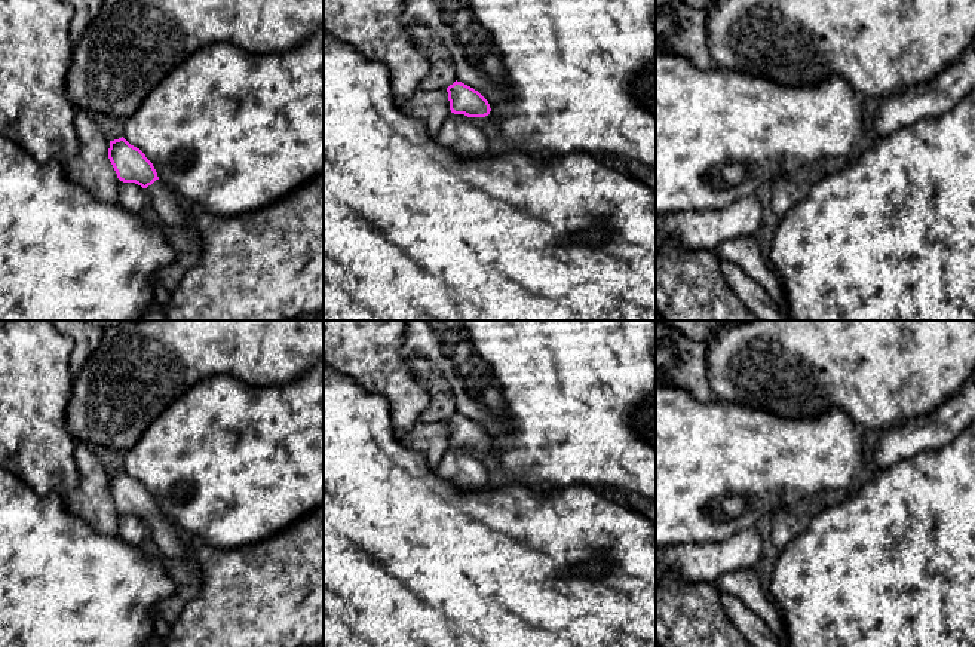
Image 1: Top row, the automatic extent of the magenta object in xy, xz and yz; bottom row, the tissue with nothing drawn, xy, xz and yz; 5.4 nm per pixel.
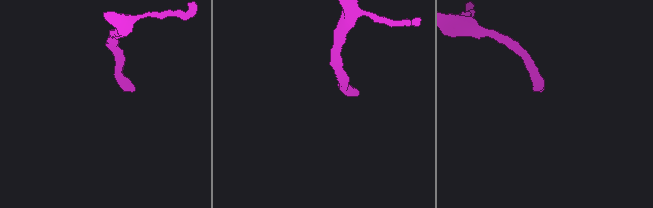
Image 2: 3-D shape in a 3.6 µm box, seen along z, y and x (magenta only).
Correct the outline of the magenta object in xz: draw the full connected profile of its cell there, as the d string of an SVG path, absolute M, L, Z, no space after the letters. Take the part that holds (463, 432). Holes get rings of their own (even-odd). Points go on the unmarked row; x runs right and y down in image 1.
M454 414L447 420L450 442L454 447L464 447L467 450L485 450L491 441L488 433L473 420Z

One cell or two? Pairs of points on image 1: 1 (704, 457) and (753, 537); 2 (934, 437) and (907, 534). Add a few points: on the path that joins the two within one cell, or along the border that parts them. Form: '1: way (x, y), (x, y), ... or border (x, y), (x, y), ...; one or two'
1: border (756, 526), (716, 542); two
2: border (959, 434), (941, 447), (922, 450), (898, 462); two

